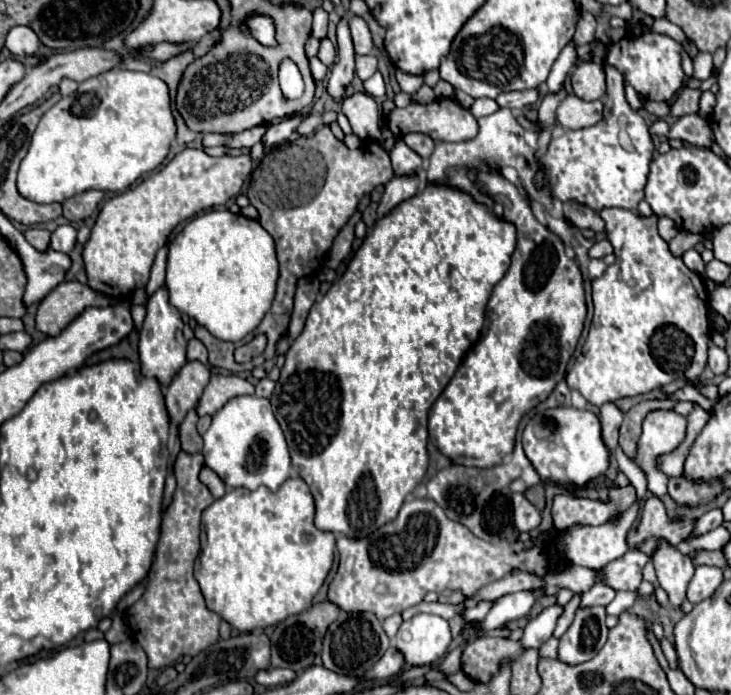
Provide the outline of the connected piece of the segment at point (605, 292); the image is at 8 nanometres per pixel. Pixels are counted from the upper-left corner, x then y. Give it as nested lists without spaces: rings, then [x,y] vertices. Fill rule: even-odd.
[[[603,208],[599,216],[605,222],[605,234],[613,244],[617,256],[603,278],[593,280],[595,314],[593,324],[583,346],[583,356],[567,374],[569,388],[581,392],[587,402],[603,406],[621,398],[631,398],[657,390],[673,380],[695,384],[707,364],[711,327],[708,320],[707,294],[699,274],[691,272],[681,258],[677,258],[669,244],[657,232],[657,216],[641,216],[623,208]]]

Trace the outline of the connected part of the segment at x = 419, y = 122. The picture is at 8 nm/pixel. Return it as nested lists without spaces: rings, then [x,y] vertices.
[[[437,98],[429,104],[411,102],[405,108],[393,108],[387,114],[387,126],[397,138],[403,138],[409,132],[423,132],[423,134],[431,136],[435,142],[465,142],[465,140],[475,138],[479,132],[479,124],[477,124],[475,116],[451,98],[441,98],[441,100]]]

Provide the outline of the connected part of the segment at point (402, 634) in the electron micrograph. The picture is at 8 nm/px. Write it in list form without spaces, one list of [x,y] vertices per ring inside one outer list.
[[[415,614],[411,620],[401,624],[395,636],[397,650],[411,666],[427,666],[439,662],[445,656],[449,642],[449,624],[435,614]]]

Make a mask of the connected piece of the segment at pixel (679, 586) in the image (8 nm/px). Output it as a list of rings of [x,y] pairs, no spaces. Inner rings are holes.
[[[661,540],[659,548],[651,556],[651,562],[655,564],[661,588],[669,594],[669,604],[681,606],[685,600],[687,584],[695,570],[693,560],[689,556],[683,556],[671,542]]]

